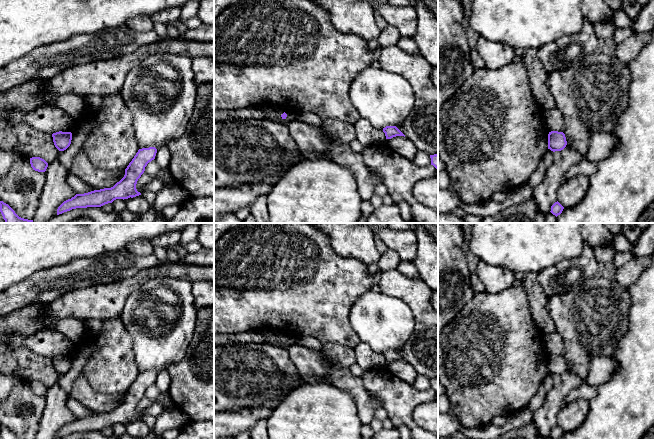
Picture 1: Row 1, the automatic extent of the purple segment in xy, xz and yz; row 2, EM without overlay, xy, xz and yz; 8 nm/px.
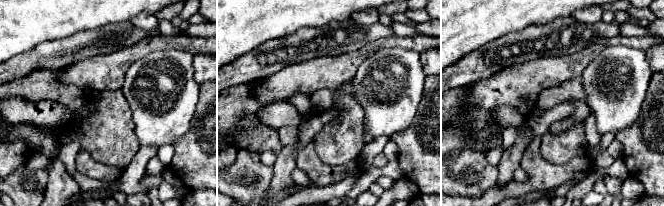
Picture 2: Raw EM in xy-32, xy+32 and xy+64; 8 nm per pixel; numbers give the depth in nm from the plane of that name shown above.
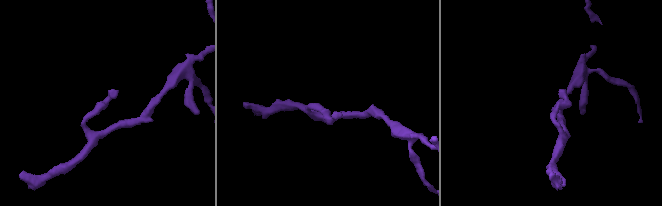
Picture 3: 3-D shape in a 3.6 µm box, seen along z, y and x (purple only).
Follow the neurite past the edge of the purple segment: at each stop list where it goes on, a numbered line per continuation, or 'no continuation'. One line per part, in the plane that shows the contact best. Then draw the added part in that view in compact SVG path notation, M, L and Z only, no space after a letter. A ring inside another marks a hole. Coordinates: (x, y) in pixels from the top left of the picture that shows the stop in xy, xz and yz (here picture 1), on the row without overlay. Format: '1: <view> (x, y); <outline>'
no continuation

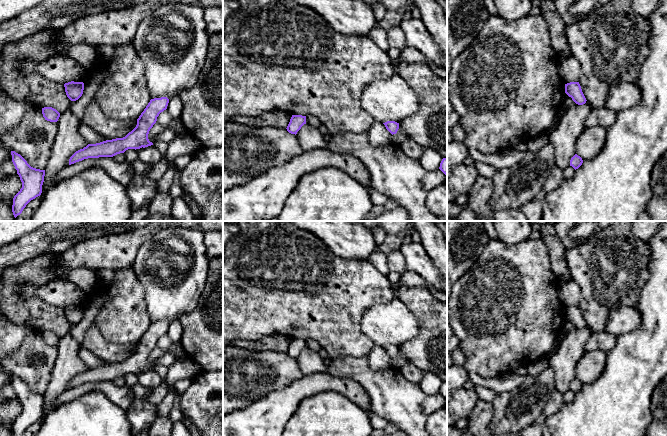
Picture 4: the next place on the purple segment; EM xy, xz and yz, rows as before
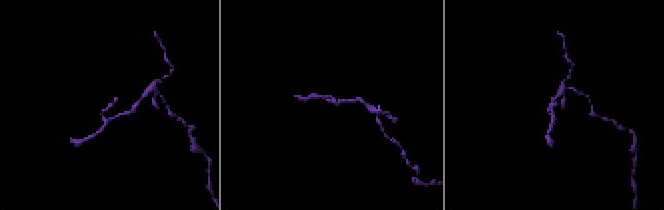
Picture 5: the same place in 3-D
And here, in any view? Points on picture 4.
no continuation

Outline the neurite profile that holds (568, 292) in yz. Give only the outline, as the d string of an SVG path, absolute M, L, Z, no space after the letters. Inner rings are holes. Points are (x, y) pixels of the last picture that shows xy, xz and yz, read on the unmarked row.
M572 279L565 282L558 282L557 296L565 308L578 306L581 298L580 288Z

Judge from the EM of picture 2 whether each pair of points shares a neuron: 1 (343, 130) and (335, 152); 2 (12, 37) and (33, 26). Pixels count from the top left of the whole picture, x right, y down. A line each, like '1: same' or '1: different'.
1: same
2: same

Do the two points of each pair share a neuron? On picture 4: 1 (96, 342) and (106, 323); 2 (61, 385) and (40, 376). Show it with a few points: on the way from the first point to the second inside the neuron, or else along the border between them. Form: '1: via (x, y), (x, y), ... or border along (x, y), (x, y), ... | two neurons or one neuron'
1: border along (93, 325), (105, 339), (122, 344) | two neurons
2: border along (56, 357), (51, 372), (51, 379), (44, 393) | two neurons

